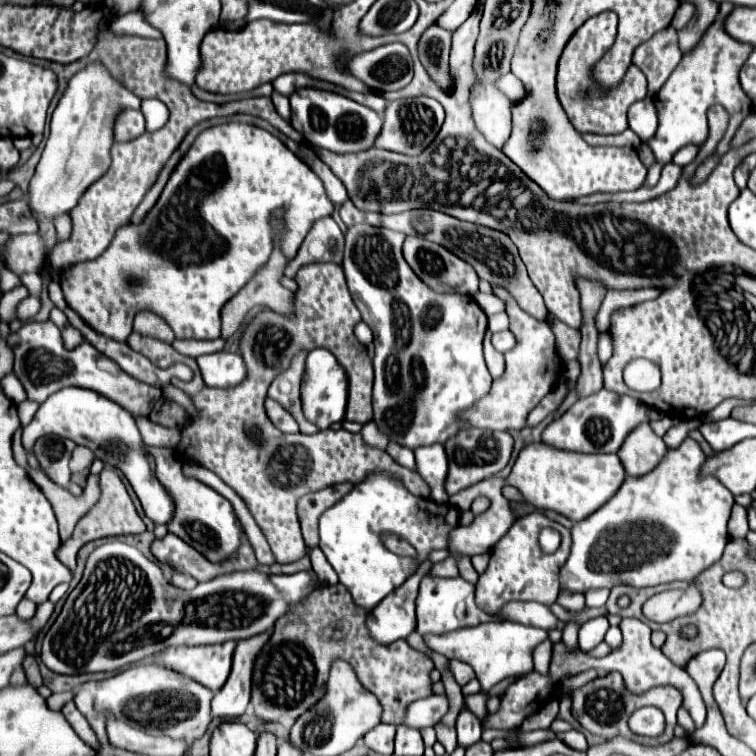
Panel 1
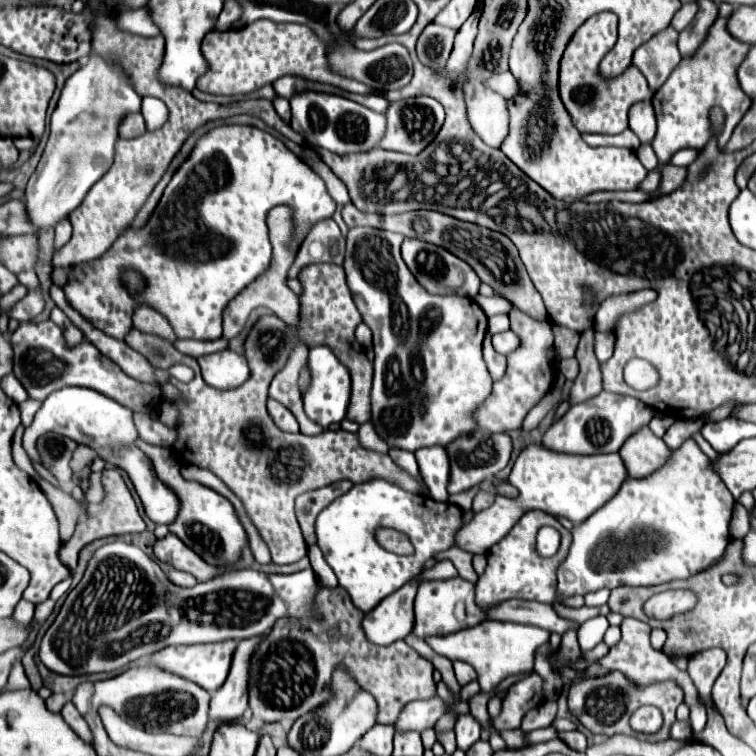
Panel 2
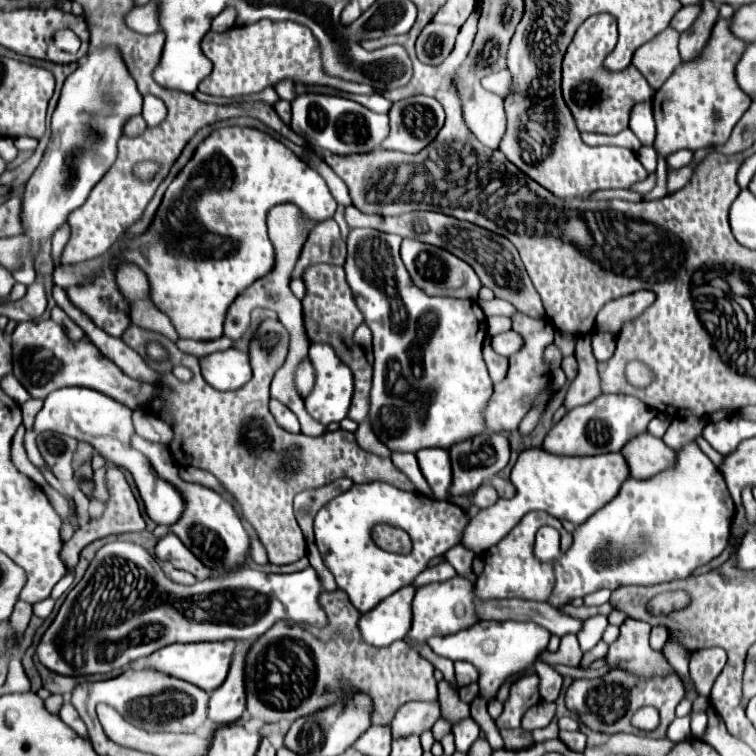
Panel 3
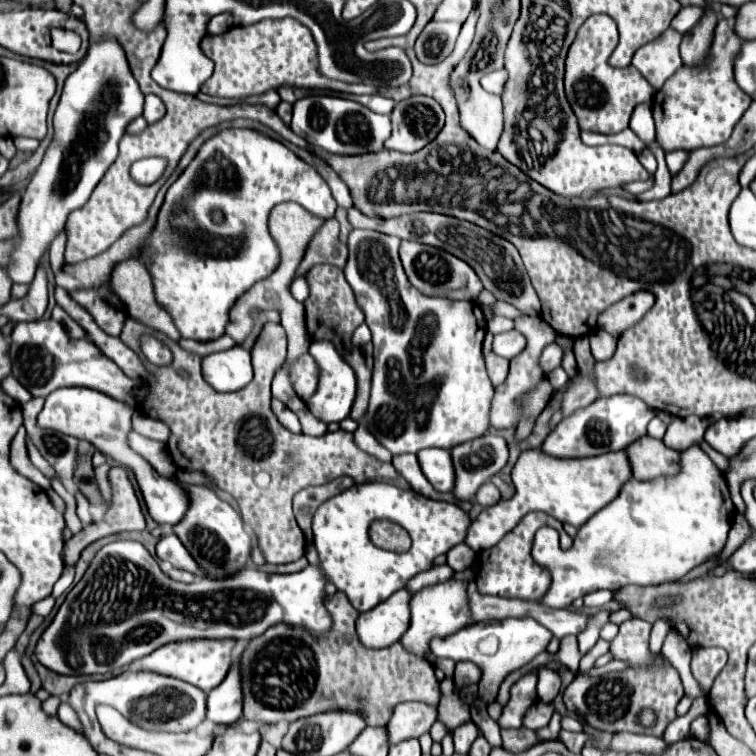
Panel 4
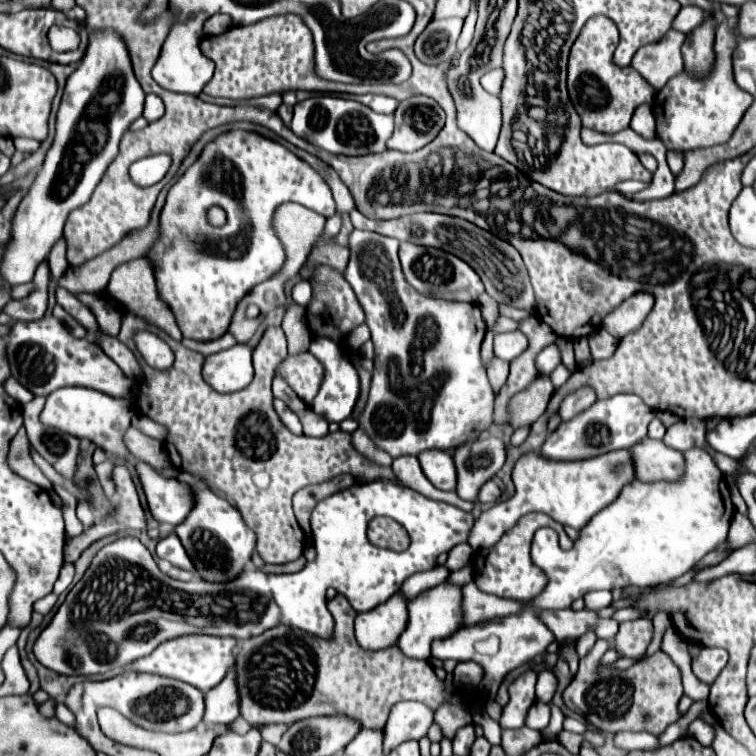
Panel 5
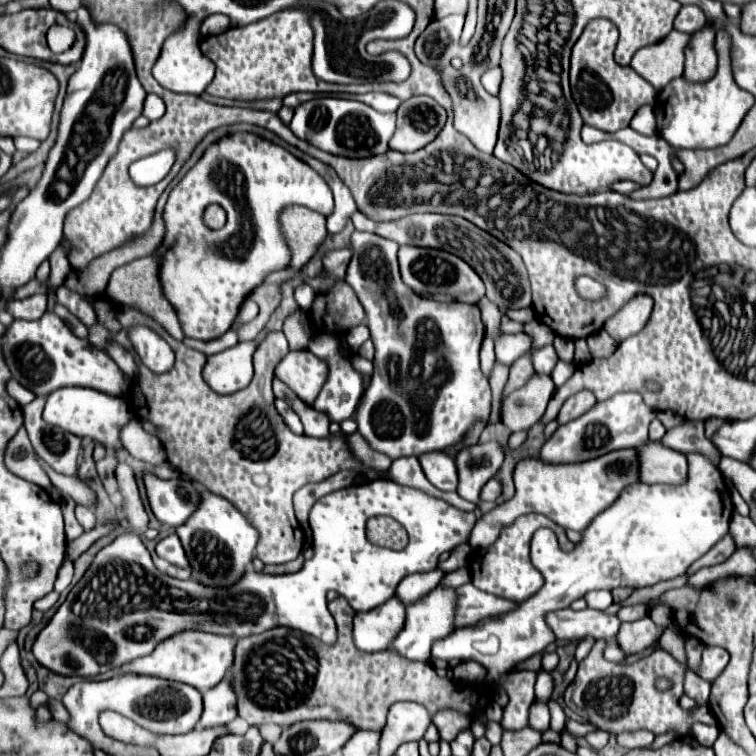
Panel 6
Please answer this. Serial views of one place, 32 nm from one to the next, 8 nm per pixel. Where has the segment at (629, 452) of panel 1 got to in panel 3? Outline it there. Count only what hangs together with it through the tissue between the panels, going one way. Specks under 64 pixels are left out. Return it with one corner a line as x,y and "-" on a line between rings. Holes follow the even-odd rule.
648,430
644,432
644,436
636,436
636,440
630,440
620,452
628,460
630,476
636,480
652,478
654,474
674,464
674,450
670,450

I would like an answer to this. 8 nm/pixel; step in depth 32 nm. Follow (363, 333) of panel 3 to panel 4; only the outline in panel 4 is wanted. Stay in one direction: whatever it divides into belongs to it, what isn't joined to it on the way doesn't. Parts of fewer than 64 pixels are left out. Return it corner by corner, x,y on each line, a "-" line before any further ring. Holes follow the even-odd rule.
360,324
356,330
354,330
354,336
352,336
352,342
356,346
364,346
370,342
370,328
366,324

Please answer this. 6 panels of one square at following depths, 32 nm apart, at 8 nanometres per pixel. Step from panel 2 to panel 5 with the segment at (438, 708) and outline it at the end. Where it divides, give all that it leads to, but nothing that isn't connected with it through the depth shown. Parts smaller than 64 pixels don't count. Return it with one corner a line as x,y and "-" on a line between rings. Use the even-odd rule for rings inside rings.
398,702
384,728
384,752
390,754
392,748
404,740
420,740
434,722
434,712
420,702

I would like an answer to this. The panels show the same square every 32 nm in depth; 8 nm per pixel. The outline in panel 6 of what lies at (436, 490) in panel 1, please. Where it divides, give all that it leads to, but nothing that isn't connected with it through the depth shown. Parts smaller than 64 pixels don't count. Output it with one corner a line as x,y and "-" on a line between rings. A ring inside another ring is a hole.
426,452
418,456
422,470
426,478
440,490
454,492
458,486
458,474
456,474
456,464
446,452

